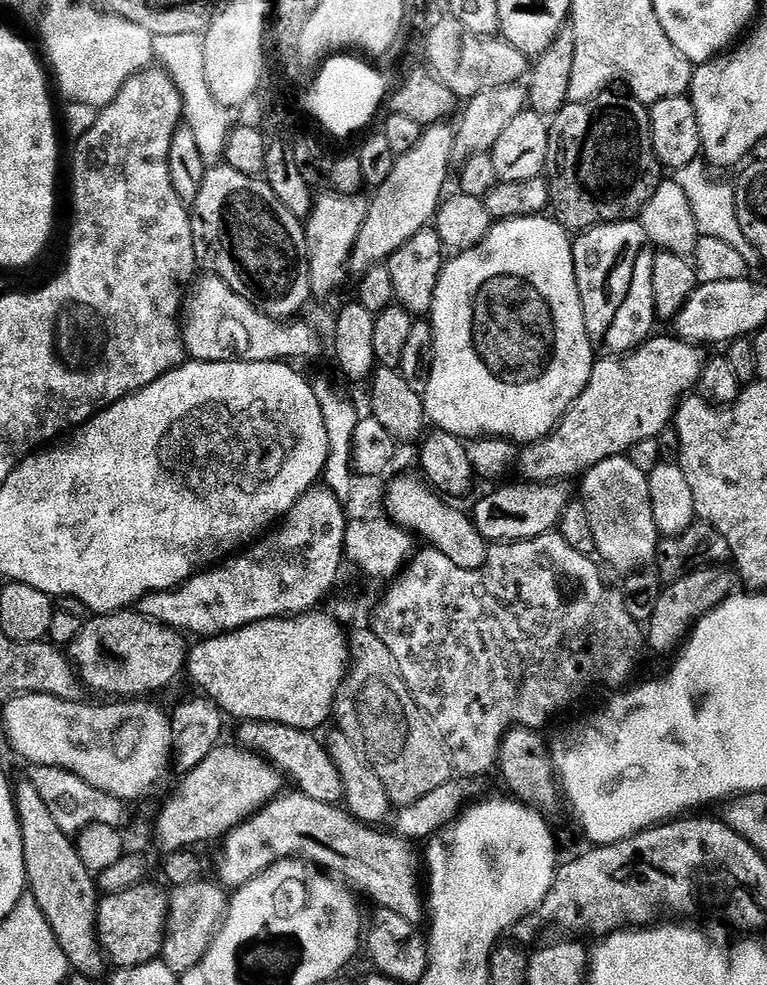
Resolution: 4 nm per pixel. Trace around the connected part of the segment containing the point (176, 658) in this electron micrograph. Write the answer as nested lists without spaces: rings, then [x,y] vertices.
[[[125,610],[116,612],[116,640],[88,640],[81,634],[67,645],[66,652],[87,691],[97,692],[100,698],[126,701],[151,697],[151,692],[162,691],[182,676],[190,651],[184,640],[181,633],[143,616],[139,610]]]

